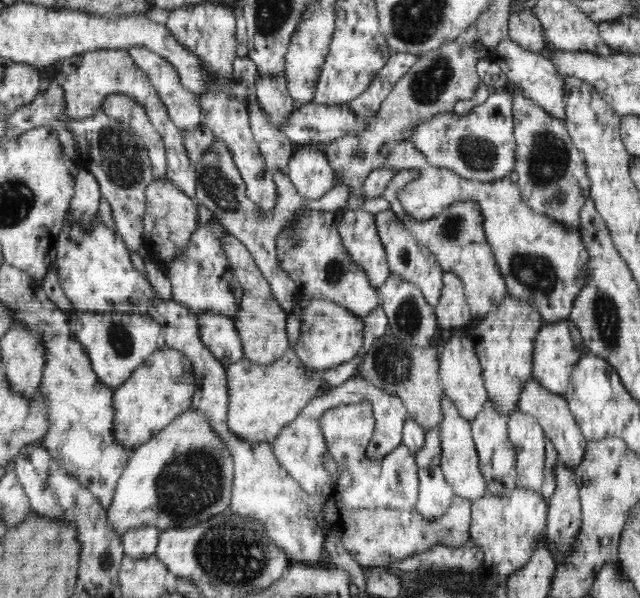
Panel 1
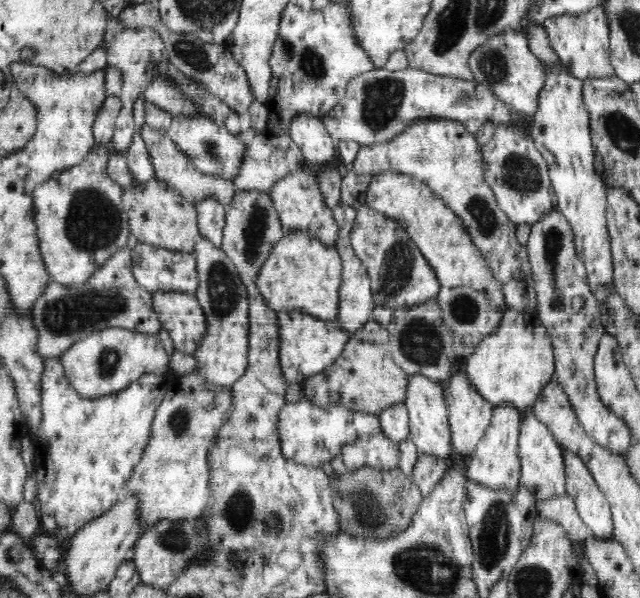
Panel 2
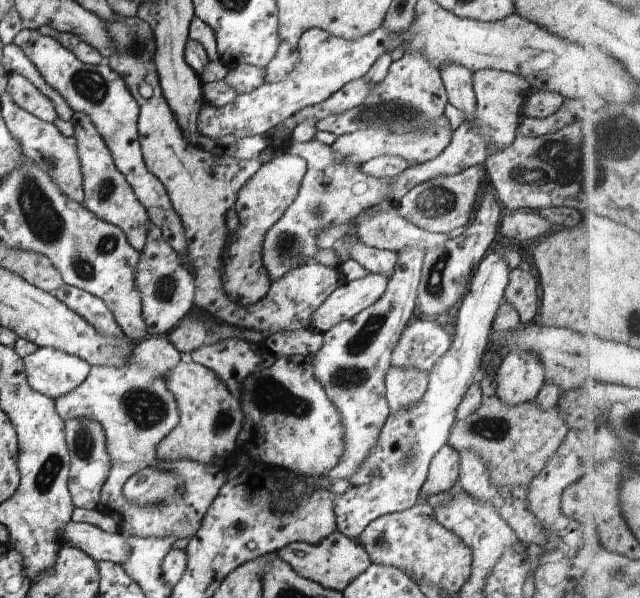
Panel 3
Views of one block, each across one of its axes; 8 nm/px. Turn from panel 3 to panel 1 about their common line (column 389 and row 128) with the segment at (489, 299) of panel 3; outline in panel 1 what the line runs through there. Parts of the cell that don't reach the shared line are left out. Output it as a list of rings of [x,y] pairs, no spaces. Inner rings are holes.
[[[496,90],[490,94],[487,101],[474,106],[464,116],[458,116],[454,111],[437,114],[413,130],[411,141],[420,149],[430,165],[446,167],[466,180],[478,180],[490,183],[509,177],[514,170],[516,160],[516,141],[513,129],[512,93],[508,90]]]

